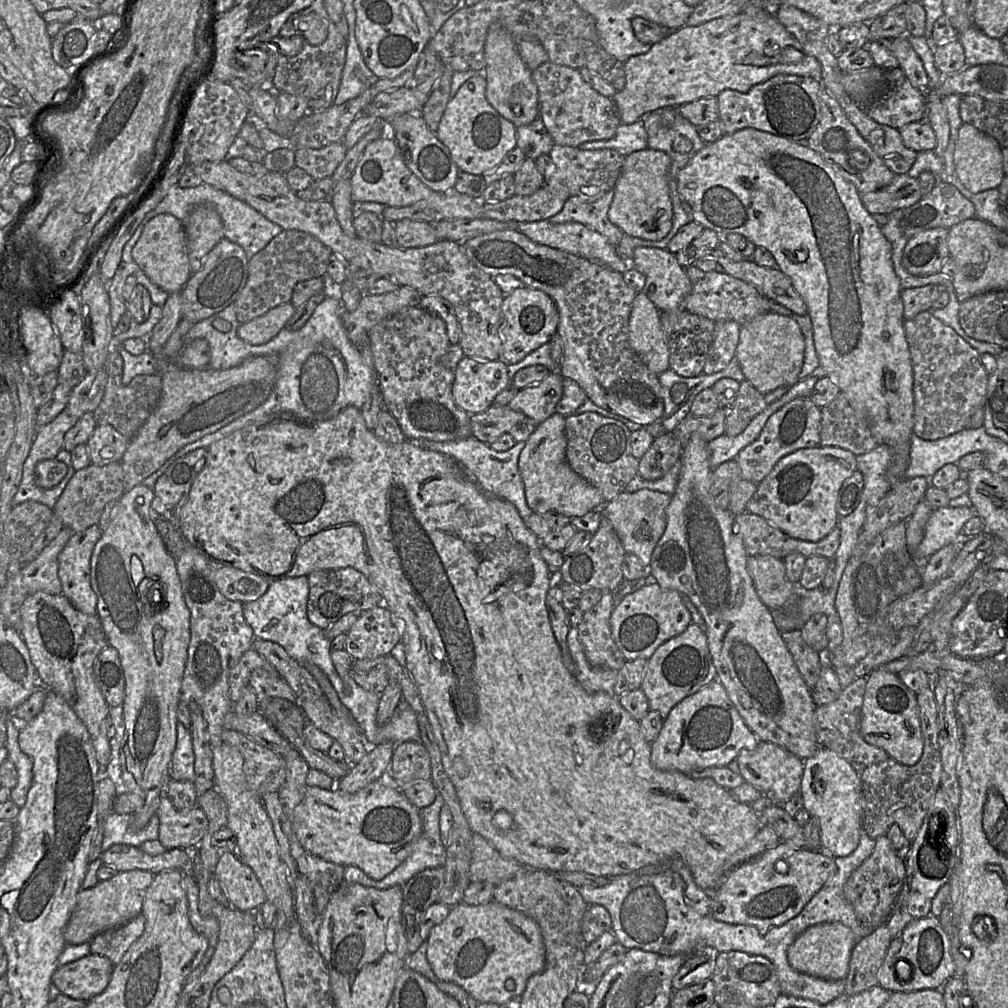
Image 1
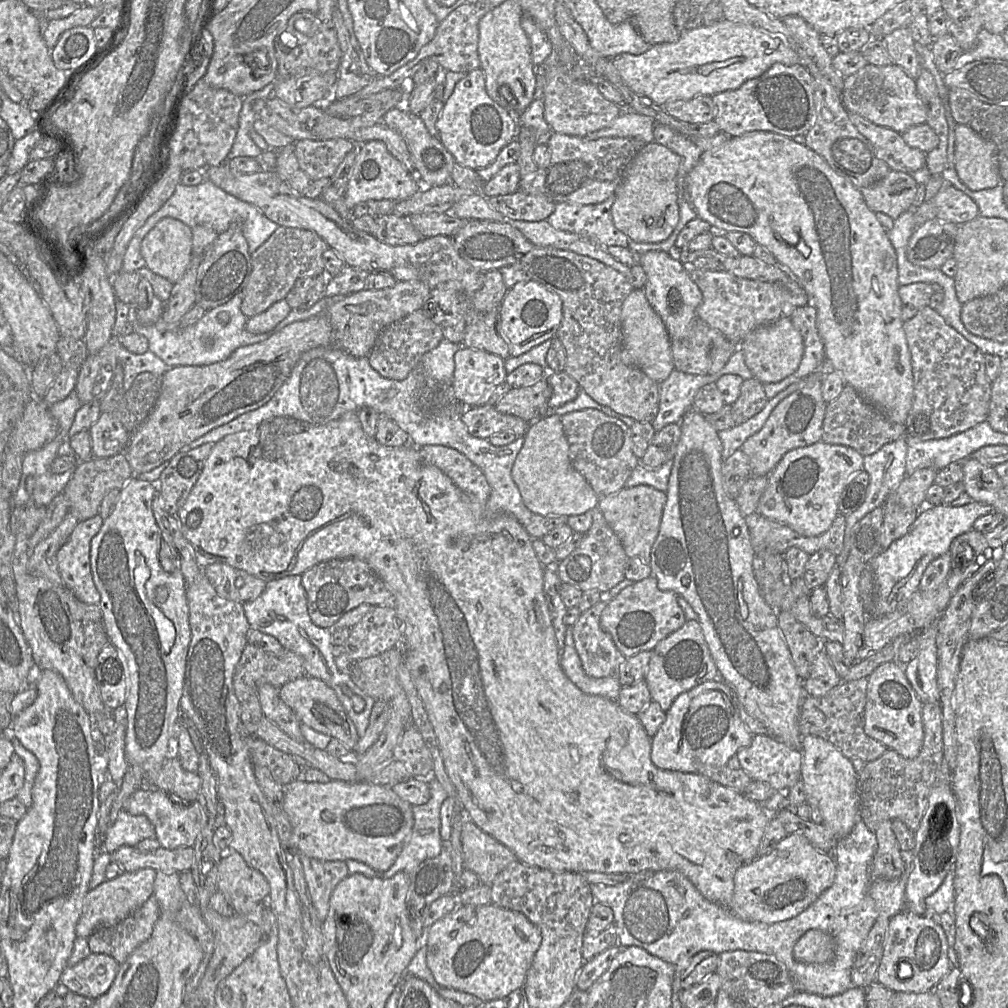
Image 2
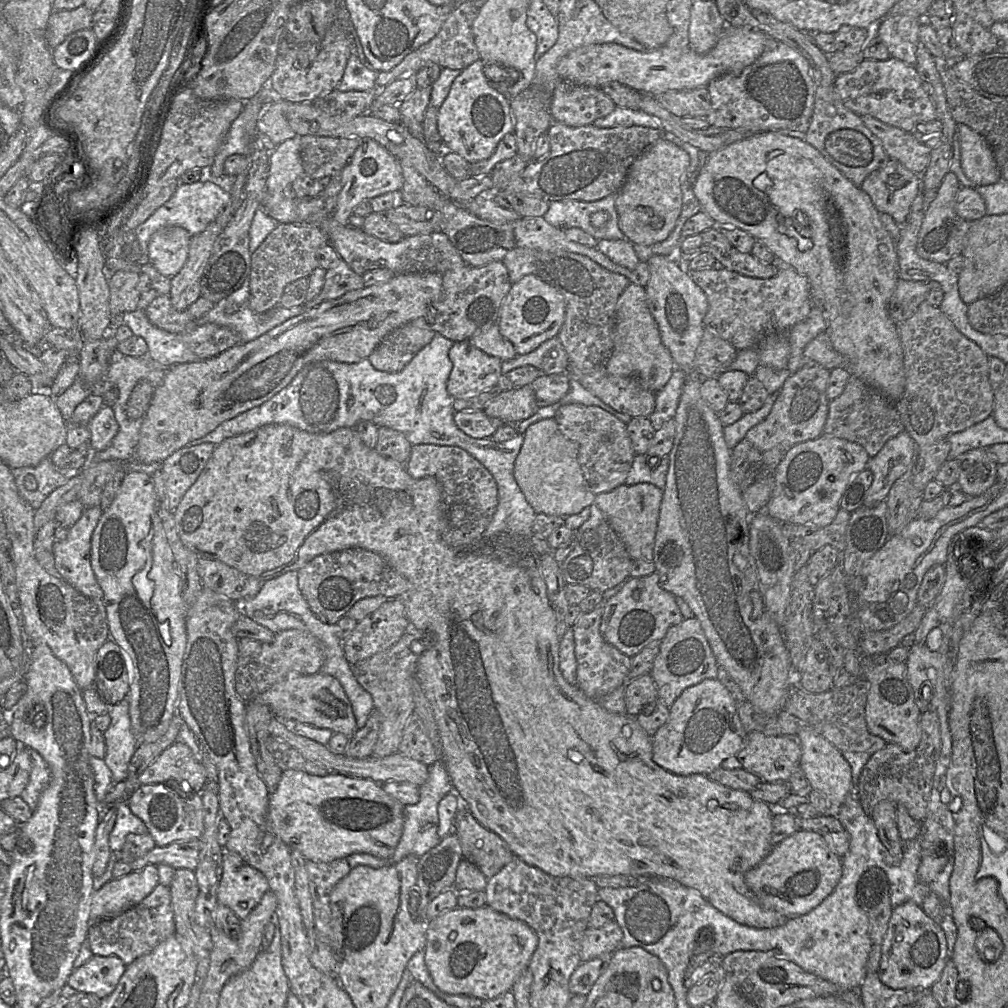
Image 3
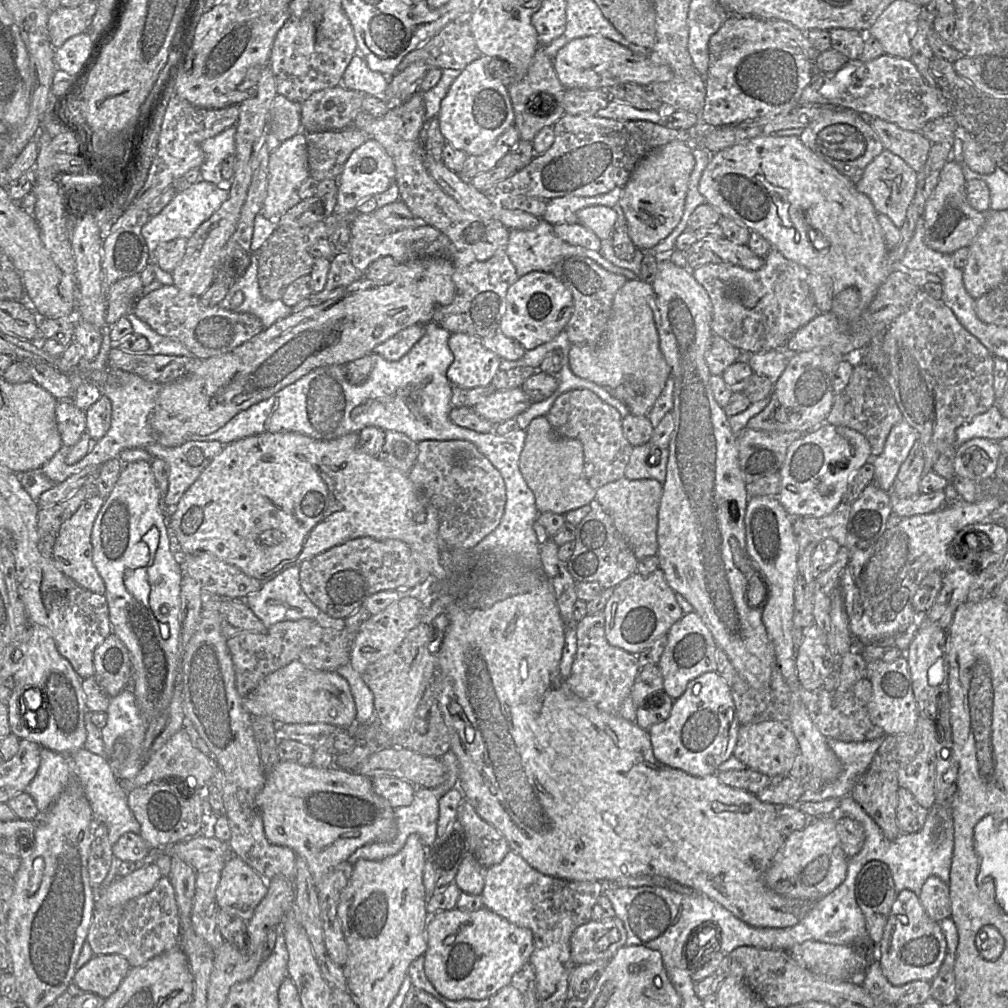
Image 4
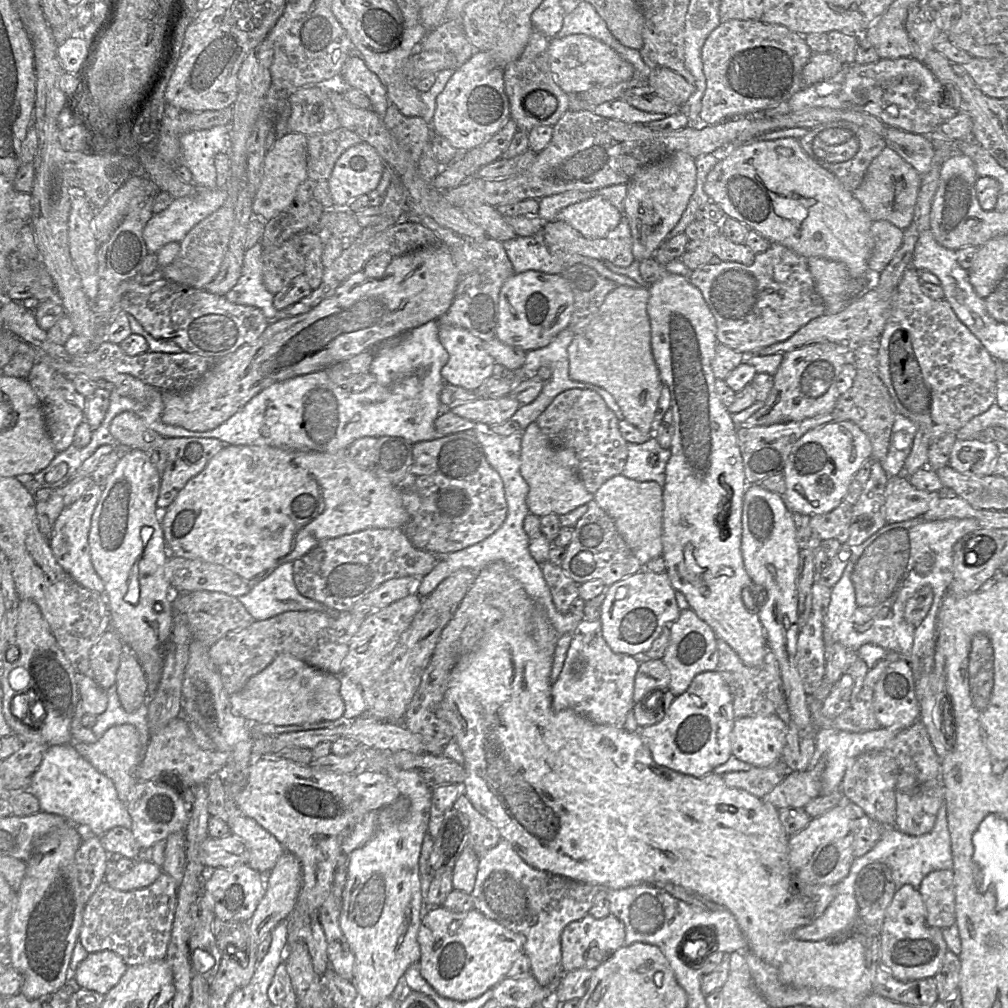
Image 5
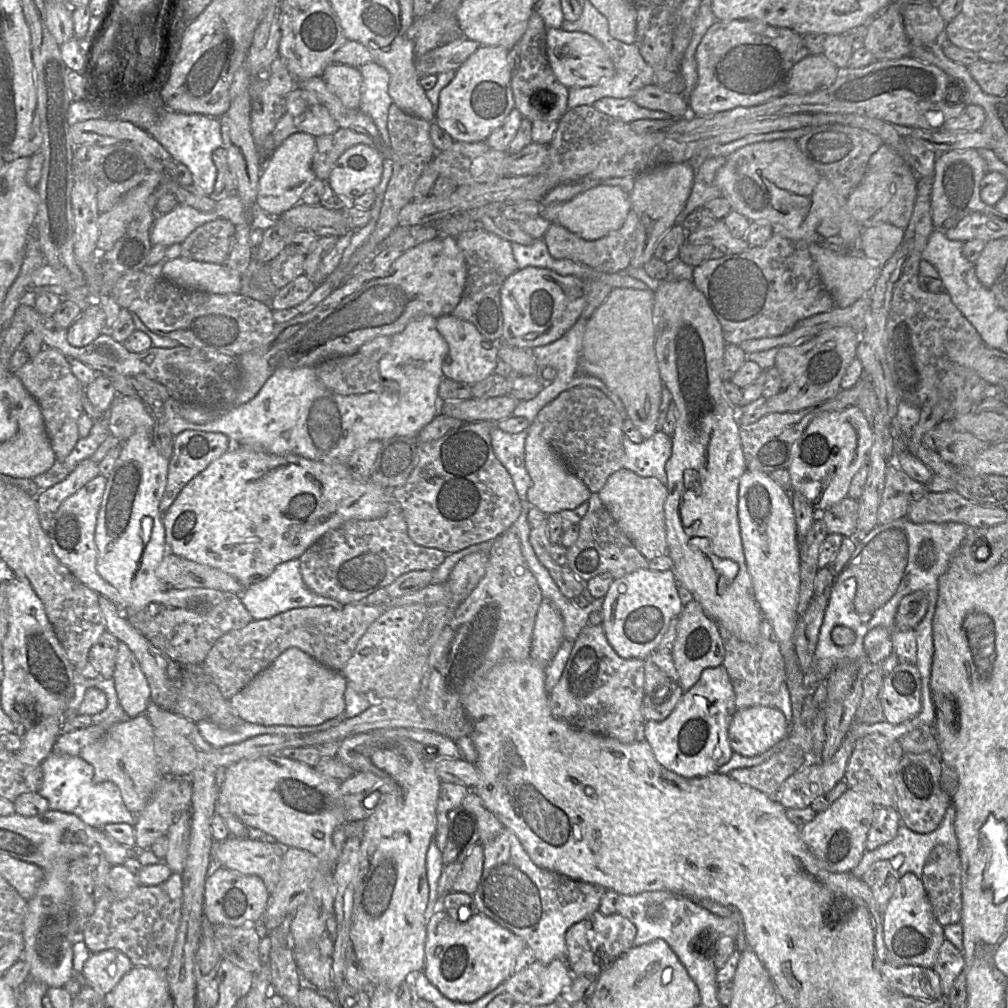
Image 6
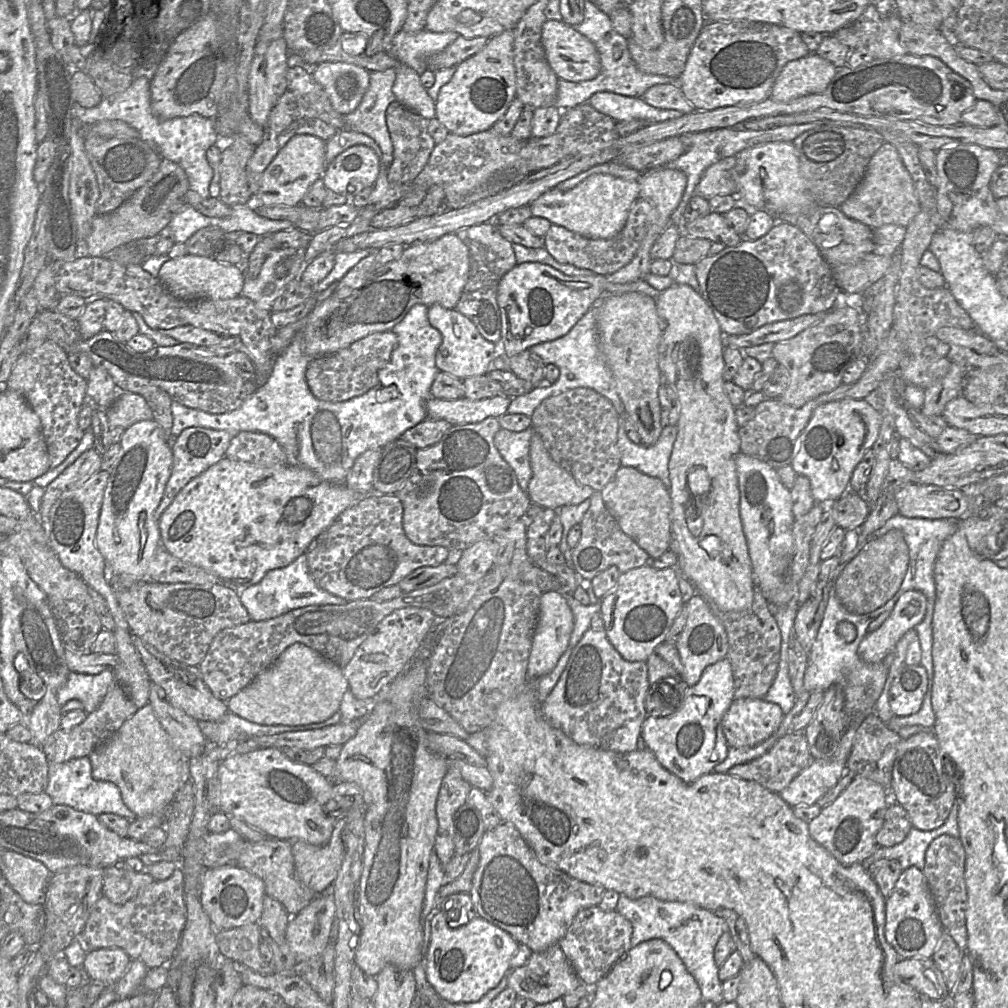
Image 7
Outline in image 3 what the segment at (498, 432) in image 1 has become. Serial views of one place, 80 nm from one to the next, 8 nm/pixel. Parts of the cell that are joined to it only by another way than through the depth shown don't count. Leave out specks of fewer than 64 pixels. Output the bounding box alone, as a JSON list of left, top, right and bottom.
[453,410,504,438]

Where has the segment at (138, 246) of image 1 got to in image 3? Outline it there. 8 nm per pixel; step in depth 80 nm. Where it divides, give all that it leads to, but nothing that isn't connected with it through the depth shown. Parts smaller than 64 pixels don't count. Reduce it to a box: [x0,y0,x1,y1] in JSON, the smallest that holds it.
[149,226,192,278]

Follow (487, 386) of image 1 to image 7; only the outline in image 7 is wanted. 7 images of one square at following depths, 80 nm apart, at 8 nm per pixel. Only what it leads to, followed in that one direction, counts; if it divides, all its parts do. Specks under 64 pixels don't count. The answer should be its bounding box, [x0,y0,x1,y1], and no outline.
[428,304,499,380]

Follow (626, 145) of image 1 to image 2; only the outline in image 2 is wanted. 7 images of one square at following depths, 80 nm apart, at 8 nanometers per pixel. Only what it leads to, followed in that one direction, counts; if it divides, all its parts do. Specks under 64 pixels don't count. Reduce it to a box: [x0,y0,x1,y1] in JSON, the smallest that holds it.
[586,109,656,144]

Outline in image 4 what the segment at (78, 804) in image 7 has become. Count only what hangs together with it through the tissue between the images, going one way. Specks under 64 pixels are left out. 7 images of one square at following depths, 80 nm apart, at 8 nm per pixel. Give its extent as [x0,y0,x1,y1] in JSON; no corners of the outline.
[25,748,140,845]

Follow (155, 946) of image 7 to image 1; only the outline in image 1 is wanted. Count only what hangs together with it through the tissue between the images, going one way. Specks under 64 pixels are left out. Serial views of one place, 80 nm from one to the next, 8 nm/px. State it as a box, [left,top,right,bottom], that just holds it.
[89,914,145,965]

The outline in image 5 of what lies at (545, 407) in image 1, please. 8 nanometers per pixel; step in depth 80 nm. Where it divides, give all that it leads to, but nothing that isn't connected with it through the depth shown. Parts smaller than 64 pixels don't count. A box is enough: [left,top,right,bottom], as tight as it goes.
[449,394,521,426]

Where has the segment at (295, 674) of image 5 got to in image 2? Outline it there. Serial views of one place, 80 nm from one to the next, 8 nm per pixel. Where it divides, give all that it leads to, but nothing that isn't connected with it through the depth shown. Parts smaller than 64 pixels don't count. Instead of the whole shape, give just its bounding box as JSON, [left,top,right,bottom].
[280,676,359,753]

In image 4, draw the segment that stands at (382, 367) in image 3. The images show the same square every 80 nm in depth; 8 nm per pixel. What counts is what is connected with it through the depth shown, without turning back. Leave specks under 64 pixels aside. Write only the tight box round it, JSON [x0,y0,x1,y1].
[373,324,425,361]

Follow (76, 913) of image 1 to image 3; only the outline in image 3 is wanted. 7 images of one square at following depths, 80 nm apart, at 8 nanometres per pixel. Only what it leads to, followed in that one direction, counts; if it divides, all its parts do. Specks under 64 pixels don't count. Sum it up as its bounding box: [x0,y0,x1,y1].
[91,865,158,923]

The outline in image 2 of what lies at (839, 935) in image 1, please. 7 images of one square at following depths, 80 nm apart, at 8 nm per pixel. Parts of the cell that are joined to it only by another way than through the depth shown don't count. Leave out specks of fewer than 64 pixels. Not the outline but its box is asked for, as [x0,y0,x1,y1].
[793,929,833,963]

